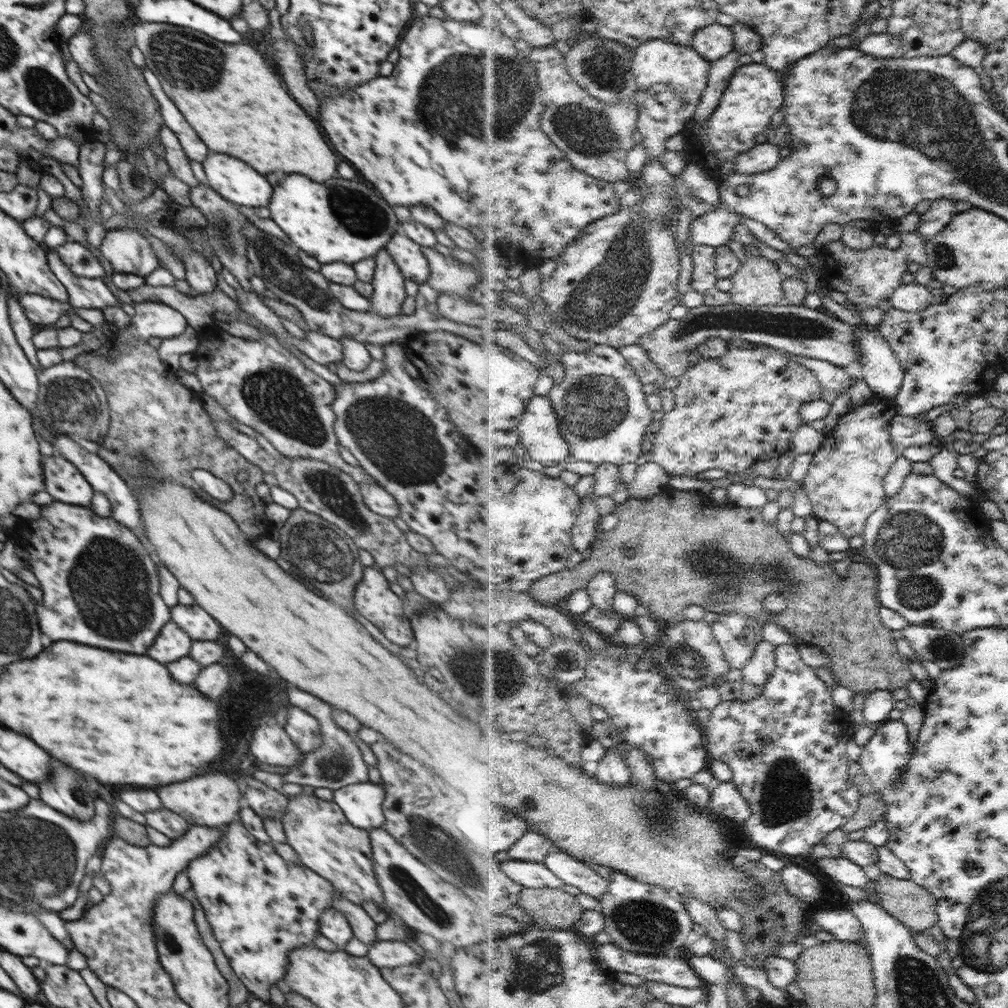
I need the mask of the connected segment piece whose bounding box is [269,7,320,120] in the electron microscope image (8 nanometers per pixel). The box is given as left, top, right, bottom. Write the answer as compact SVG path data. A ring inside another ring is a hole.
M277 7L271 8L269 11L269 24L272 27L270 36L273 40L272 47L275 48L275 58L280 62L284 82L288 84L288 90L294 96L294 100L308 112L308 116L318 120L320 104L318 104L318 98L308 87L303 62L301 62L301 48L296 46L293 40L285 34L280 24L280 17L281 14Z

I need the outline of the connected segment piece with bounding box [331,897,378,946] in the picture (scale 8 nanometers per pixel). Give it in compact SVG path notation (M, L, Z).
M334 897L331 908L341 912L350 923L353 936L367 946L378 941L376 938L376 922L362 909L362 905L354 904L344 897Z

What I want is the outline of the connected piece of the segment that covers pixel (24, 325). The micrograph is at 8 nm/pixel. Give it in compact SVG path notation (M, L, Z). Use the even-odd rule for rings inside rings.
M8 295L7 297L8 314L11 327L13 328L18 344L23 348L26 357L35 369L41 365L37 360L38 349L33 345L34 323L24 314L23 308L19 303L19 296Z

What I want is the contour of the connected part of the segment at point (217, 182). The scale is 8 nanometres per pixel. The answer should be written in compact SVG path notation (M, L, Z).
M208 152L202 165L208 186L226 200L253 209L268 206L272 198L270 182L242 160L218 152Z

